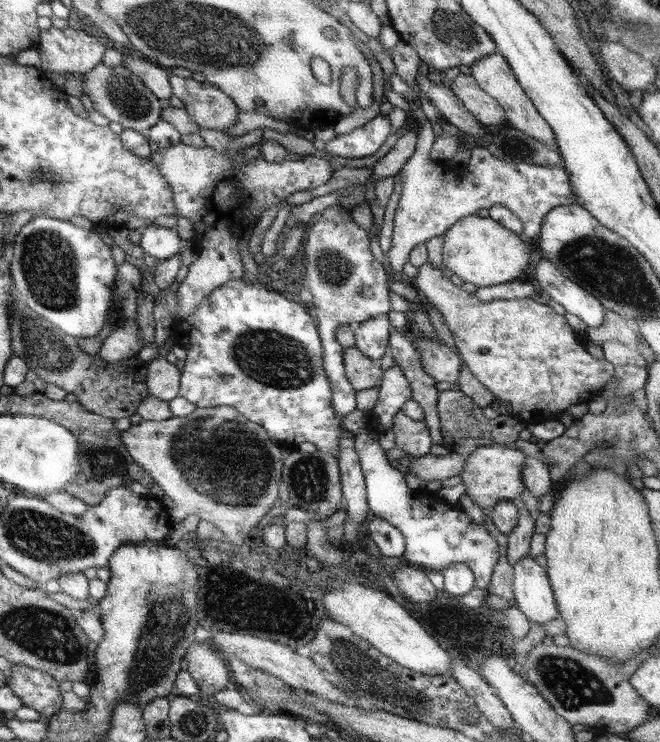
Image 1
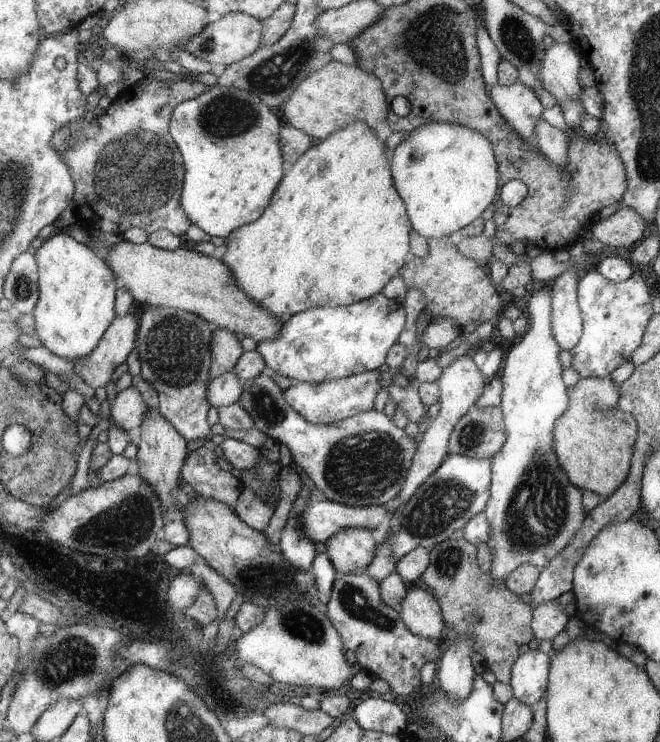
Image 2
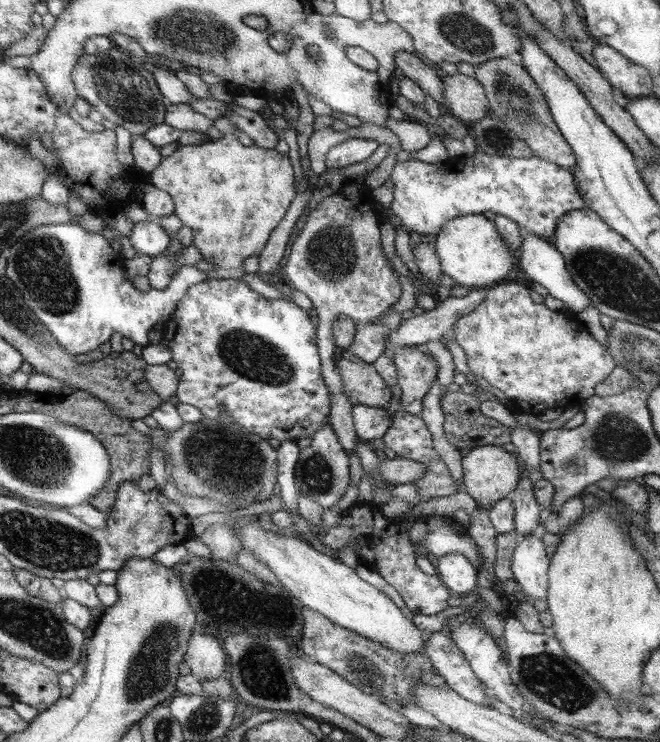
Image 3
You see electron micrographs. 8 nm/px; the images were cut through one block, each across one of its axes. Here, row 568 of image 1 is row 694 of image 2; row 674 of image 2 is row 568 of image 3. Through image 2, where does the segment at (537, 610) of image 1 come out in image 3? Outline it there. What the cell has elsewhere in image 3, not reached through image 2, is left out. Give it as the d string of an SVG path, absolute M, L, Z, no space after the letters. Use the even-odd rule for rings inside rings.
M533 534L521 536L511 556L511 572L513 582L529 596L529 600L547 600L547 578L549 560L545 554L545 546Z

